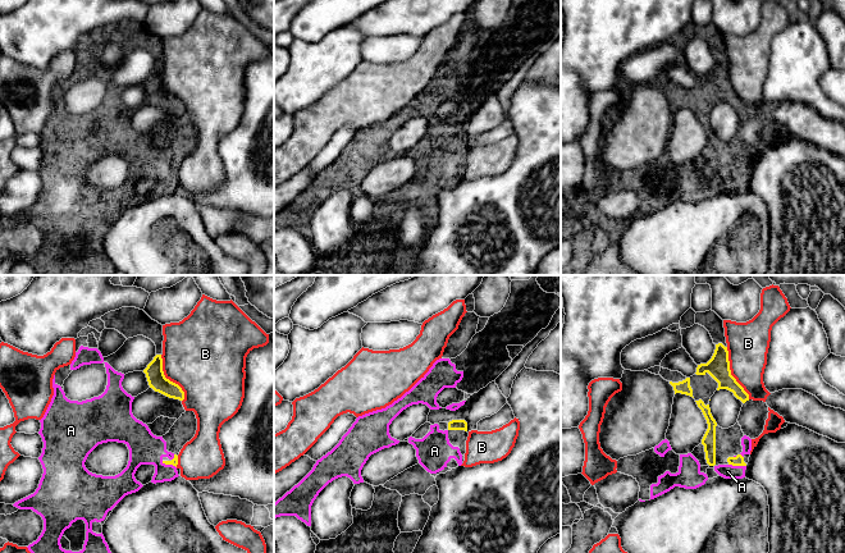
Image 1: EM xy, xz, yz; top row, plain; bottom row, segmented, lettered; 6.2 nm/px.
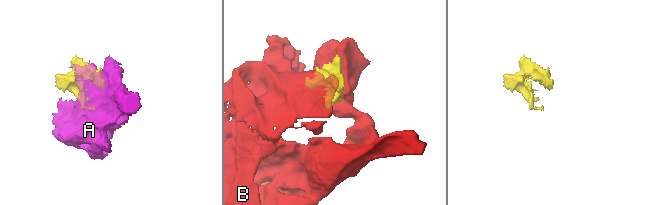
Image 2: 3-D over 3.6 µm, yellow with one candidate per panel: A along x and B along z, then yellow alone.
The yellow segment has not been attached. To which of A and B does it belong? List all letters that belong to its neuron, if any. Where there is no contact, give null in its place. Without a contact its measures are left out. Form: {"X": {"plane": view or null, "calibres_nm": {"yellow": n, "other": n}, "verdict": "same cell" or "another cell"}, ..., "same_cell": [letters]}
{"A": {"plane": "yz", "calibres_nm": {"yellow": 60, "other": 90}, "verdict": "same cell"}, "B": {"plane": "yz", "calibres_nm": {"yellow": 140, "other": 260}, "verdict": "another cell"}, "same_cell": ["A"]}

